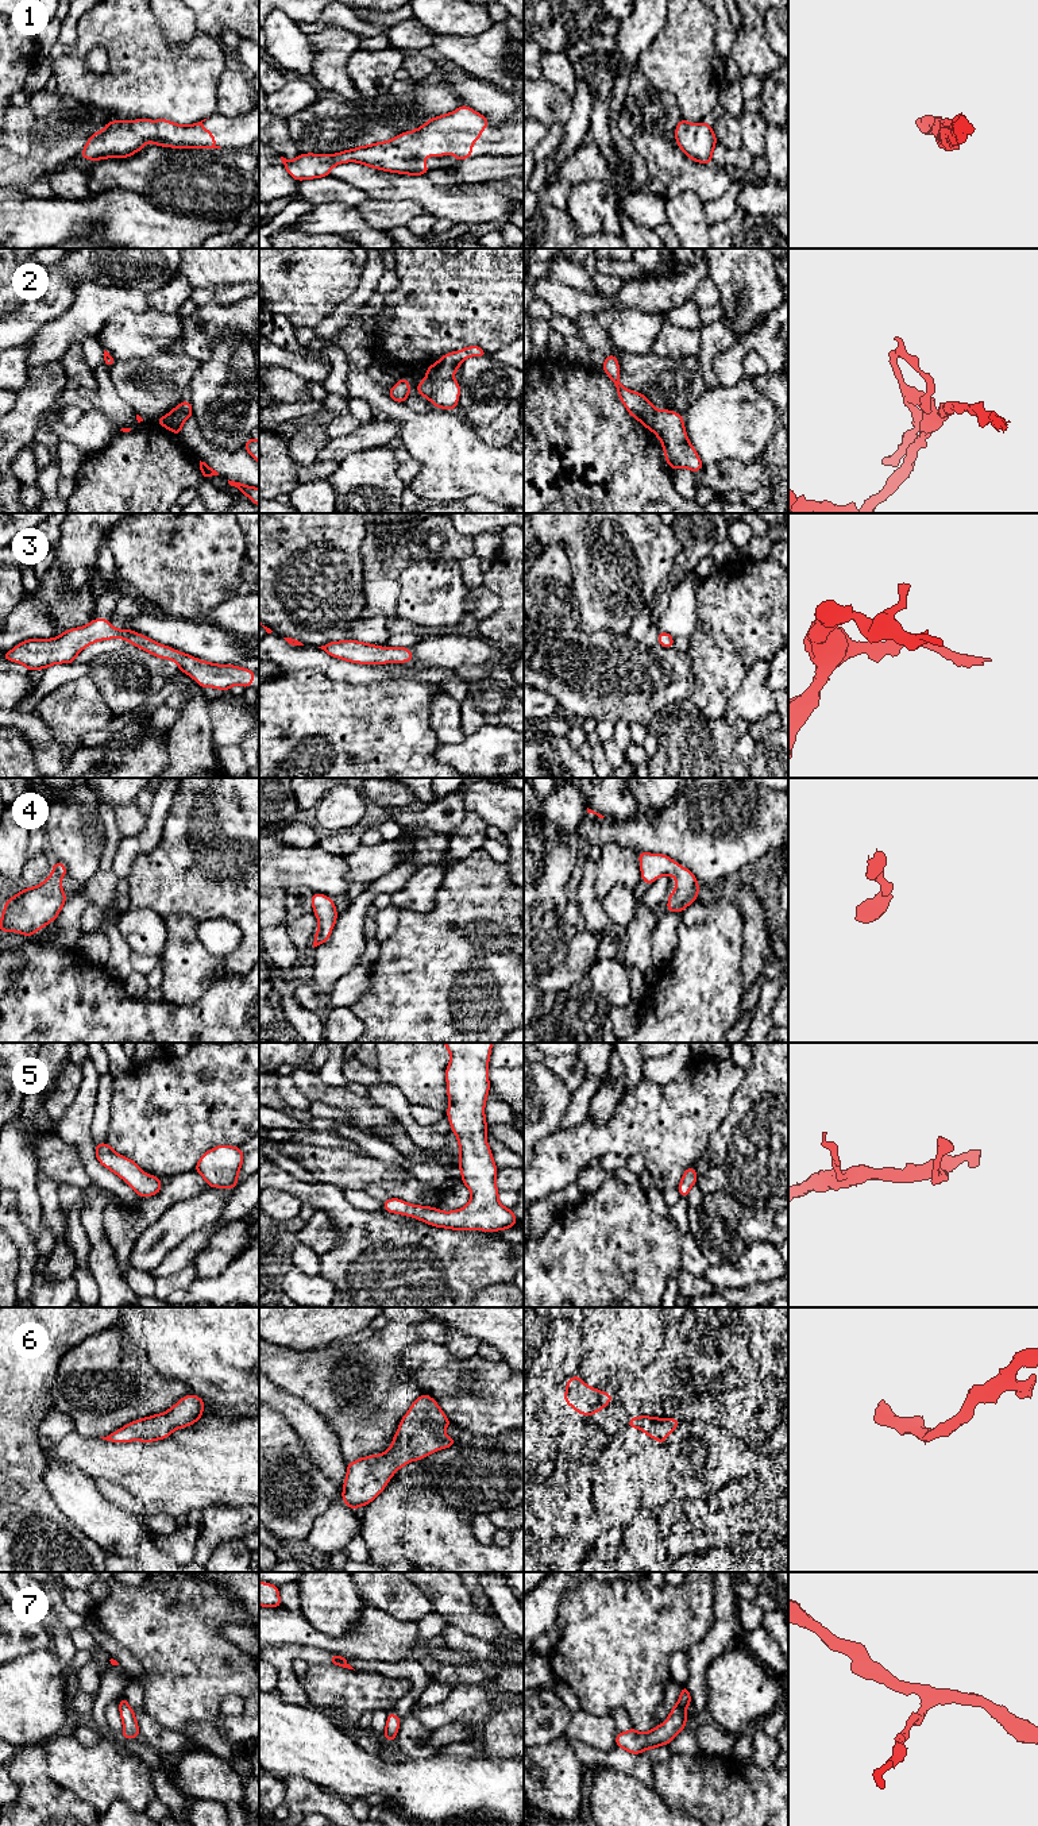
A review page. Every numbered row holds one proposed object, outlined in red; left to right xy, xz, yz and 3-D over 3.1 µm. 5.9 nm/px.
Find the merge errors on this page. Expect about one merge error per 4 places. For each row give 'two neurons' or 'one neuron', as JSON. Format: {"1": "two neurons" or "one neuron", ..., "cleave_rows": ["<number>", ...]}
{"1": "one neuron", "2": "two neurons", "3": "one neuron", "4": "one neuron", "5": "one neuron", "6": "one neuron", "7": "one neuron", "cleave_rows": ["2"]}

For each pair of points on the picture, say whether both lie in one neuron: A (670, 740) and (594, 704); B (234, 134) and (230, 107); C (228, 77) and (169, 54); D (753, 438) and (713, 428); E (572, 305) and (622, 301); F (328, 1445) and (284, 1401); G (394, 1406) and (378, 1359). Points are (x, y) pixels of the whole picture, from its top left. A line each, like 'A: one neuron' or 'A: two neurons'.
A: two neurons
B: two neurons
C: two neurons
D: one neuron
E: one neuron
F: one neuron
G: one neuron

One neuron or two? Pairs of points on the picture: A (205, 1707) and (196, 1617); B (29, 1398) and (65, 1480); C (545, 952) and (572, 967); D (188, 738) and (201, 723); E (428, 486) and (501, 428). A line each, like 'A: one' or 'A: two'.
A: one
B: two
C: two
D: one
E: two

